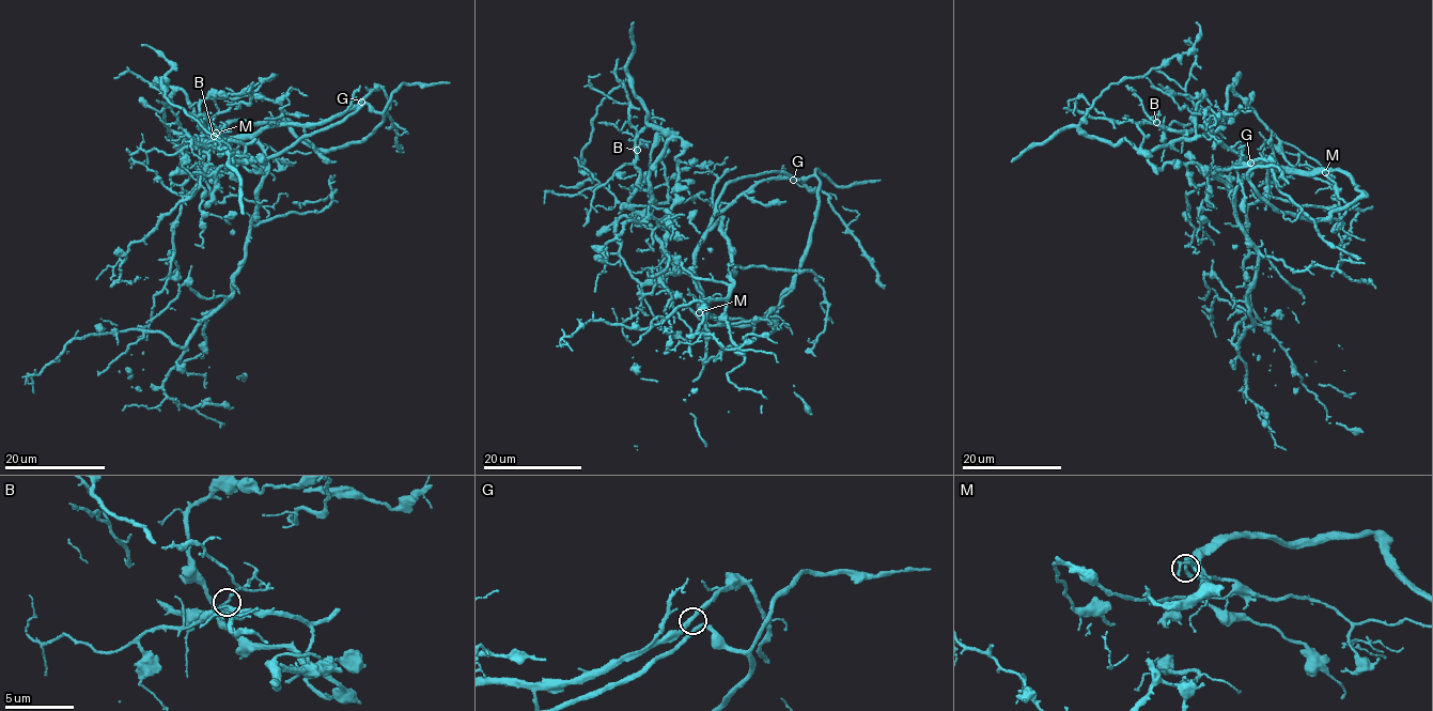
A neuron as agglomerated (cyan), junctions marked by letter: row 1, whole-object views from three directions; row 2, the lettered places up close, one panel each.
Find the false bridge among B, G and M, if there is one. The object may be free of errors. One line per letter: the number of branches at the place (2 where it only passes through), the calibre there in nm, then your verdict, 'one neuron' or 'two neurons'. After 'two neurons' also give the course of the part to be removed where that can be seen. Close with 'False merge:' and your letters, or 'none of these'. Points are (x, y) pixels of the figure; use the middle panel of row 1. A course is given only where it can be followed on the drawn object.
B: 2 branches meet; 160 nm thick; one neuron
G: 2 branches meet; 280 nm thick; one neuron
M: 2 branches meet; 240 nm thick; two neurons; foreign part runs (699, 313), (719, 323), (620, 254), (667, 141), (628, 76), (592, 120), (591, 178), (559, 185)
False merge: M

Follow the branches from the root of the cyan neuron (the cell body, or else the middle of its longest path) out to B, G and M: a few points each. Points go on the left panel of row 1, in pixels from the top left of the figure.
B: (263, 173), (266, 164), (262, 148), (251, 138), (229, 138), (205, 152), (187, 135), (201, 142), (214, 136)
G: (263, 173), (266, 163), (263, 148), (254, 136), (278, 125), (314, 125), (355, 109), (361, 102)
M: (263, 173), (266, 164), (262, 148), (251, 138), (240, 136), (227, 139), (218, 130), (215, 133)

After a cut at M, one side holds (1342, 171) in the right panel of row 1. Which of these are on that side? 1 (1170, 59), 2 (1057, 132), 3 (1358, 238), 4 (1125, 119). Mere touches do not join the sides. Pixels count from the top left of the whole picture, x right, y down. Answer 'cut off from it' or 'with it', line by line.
1: cut off from it
2: cut off from it
3: cut off from it
4: with it

